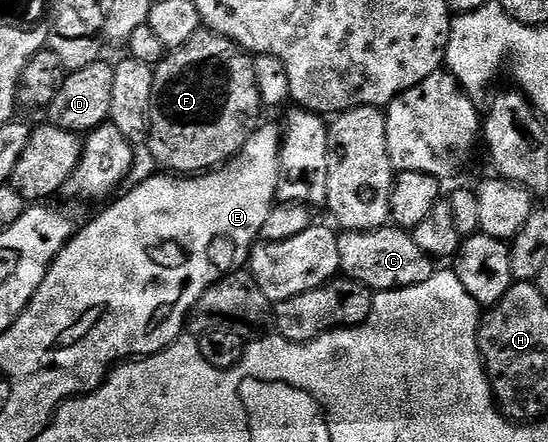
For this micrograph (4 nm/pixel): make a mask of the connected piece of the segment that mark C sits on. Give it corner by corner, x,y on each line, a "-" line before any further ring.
393,225
381,227
379,231
339,234
338,248
341,274
355,279
358,282
355,284
374,293
399,291
402,287
420,285
428,281
428,277
432,277
436,270
435,260
425,255
420,245
416,245
413,234

